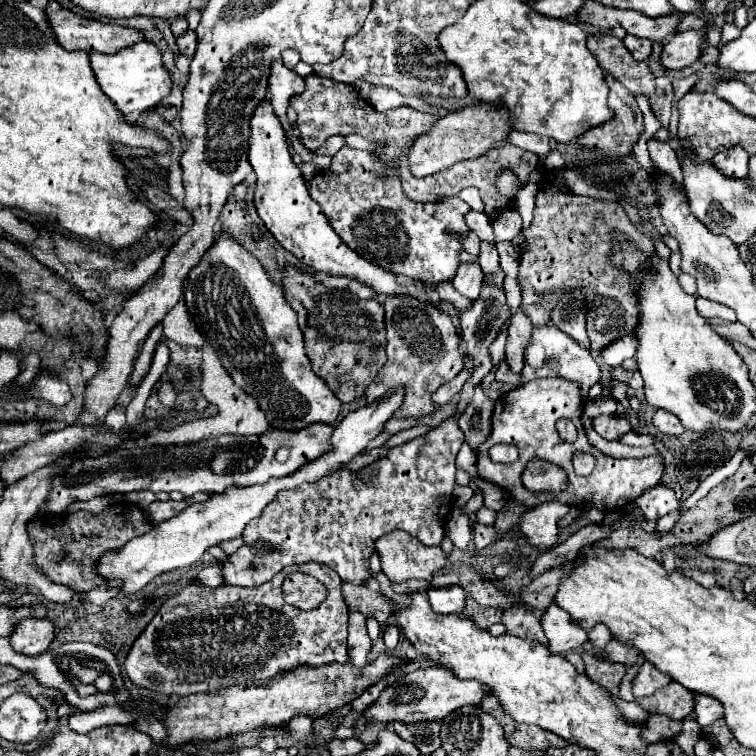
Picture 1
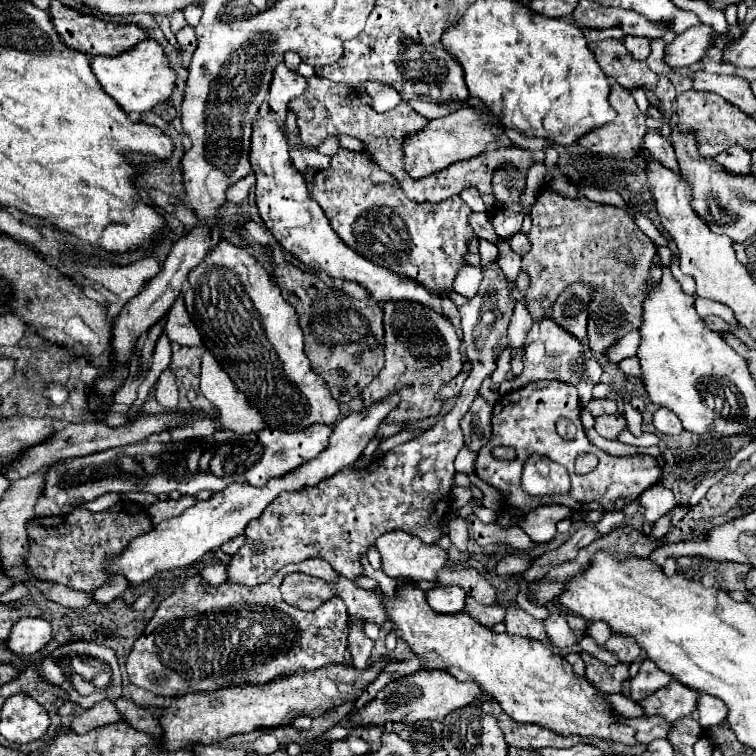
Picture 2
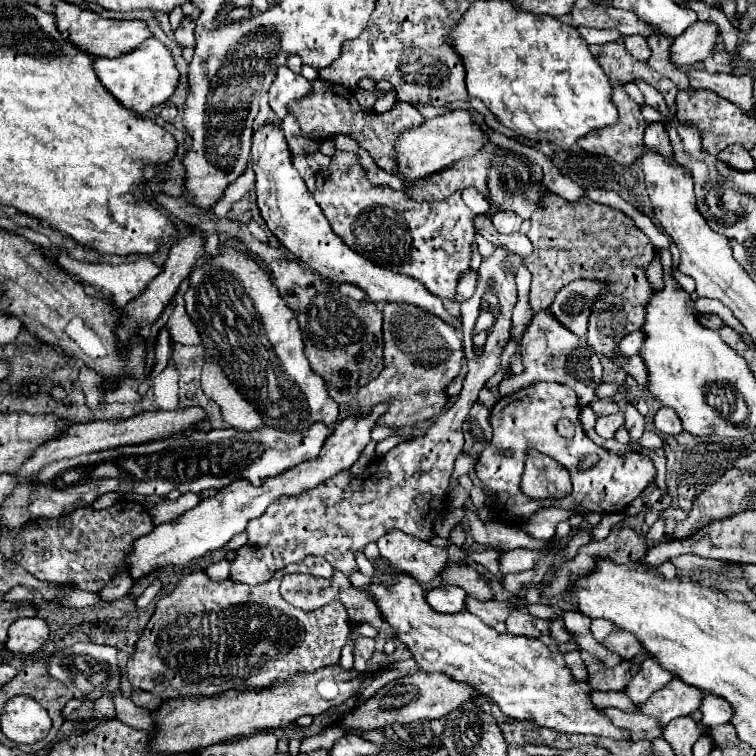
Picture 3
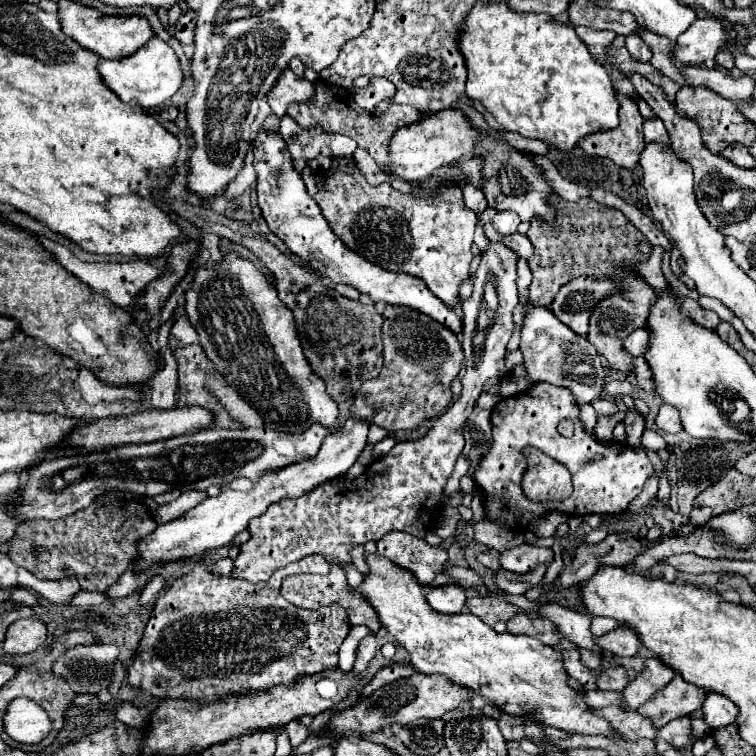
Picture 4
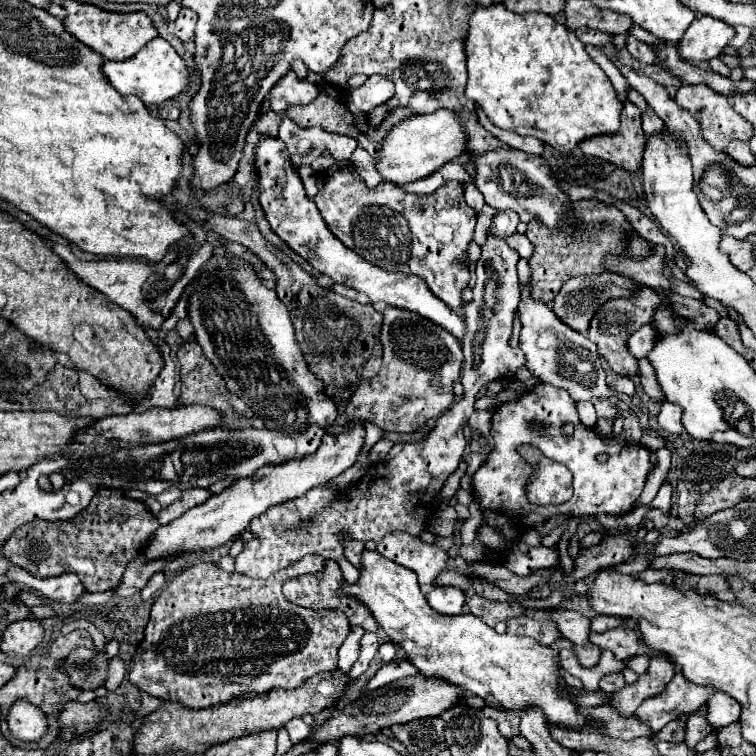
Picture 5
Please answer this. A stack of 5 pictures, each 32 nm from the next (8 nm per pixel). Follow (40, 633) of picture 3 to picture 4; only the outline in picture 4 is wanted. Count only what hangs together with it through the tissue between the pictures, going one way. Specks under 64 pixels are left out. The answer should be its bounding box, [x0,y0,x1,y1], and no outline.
[4,618,46,656]

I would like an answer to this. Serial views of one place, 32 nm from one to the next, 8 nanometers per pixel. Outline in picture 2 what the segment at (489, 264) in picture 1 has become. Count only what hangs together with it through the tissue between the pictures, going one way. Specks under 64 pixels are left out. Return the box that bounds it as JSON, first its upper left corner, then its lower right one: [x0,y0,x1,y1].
[480,240,498,266]

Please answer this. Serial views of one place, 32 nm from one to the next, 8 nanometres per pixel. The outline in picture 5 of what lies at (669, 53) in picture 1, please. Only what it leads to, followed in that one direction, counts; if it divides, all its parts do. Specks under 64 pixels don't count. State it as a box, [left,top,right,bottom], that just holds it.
[678,16,734,62]

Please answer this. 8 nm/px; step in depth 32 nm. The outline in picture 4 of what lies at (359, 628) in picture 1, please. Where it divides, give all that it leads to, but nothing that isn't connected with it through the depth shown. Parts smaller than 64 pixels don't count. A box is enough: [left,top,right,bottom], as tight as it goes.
[352,636,376,676]

